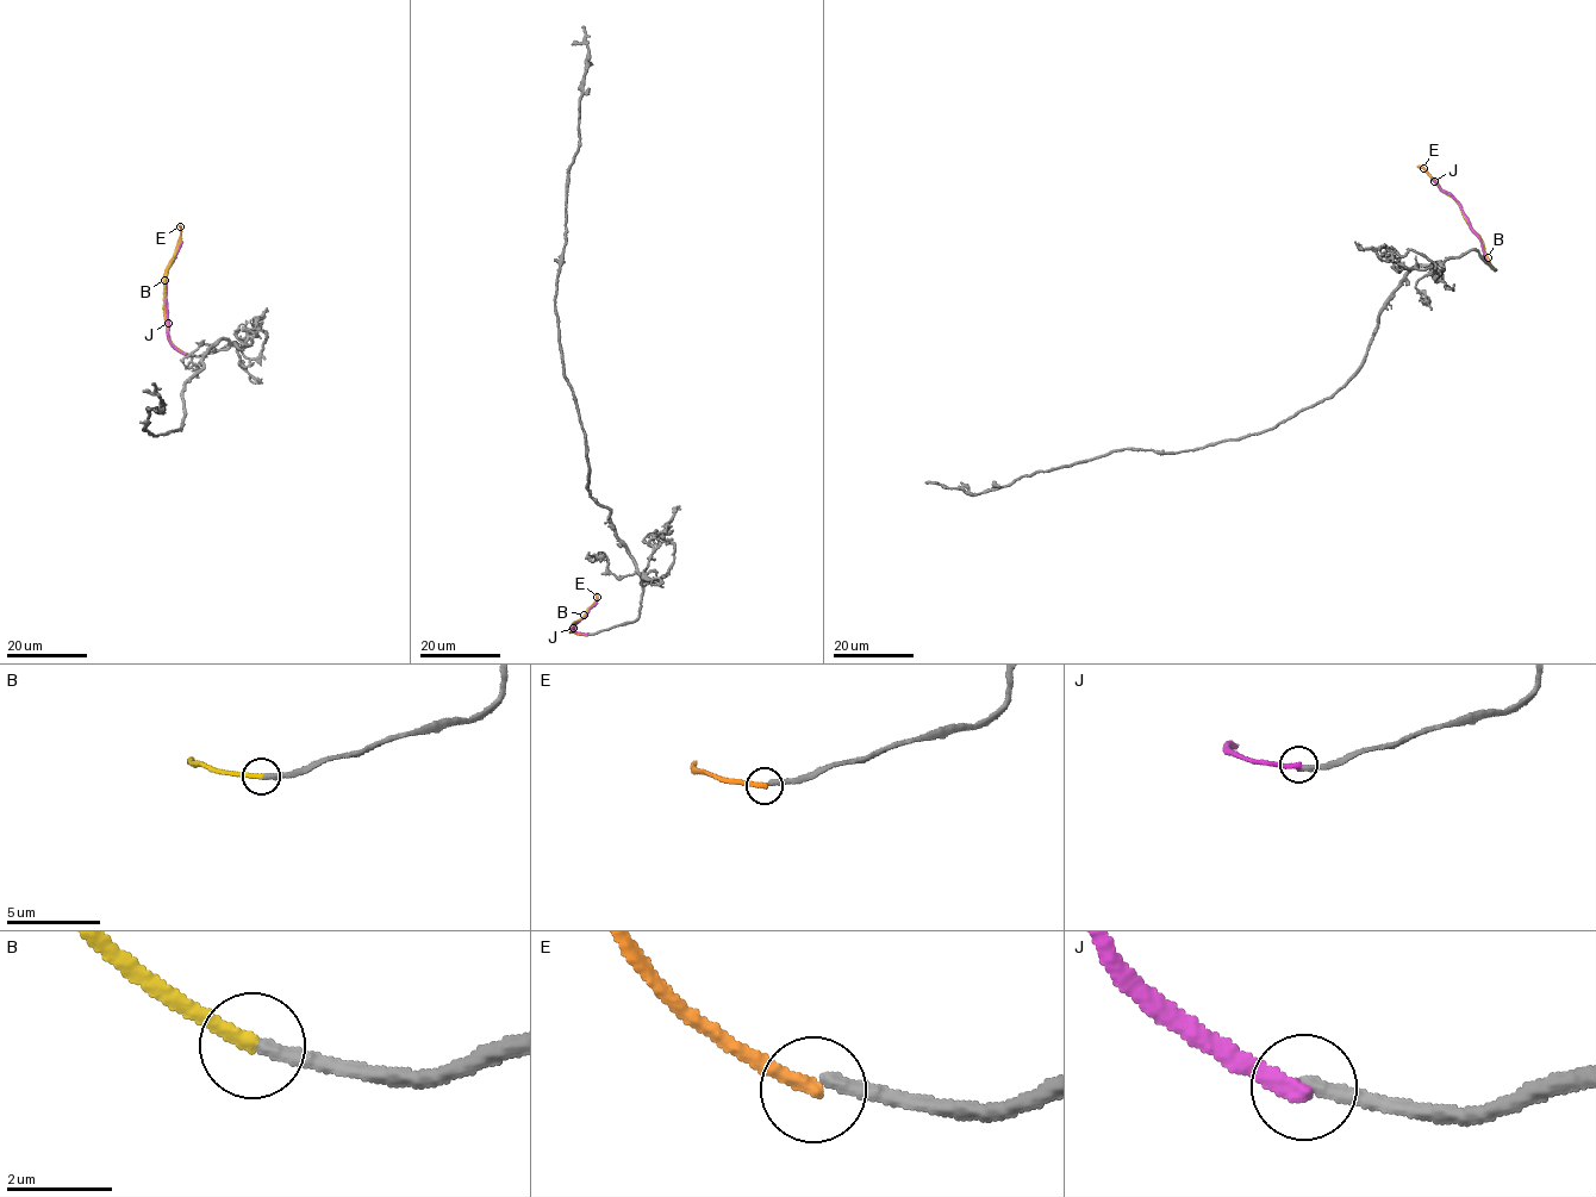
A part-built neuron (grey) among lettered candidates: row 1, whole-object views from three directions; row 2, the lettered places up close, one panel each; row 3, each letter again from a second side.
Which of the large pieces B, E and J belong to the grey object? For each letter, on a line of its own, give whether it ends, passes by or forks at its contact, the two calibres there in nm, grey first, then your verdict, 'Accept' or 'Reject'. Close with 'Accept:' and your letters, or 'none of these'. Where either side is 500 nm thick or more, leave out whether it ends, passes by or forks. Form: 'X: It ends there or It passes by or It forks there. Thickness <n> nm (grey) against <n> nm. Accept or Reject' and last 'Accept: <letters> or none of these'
B: It ends there. Thickness 280 nm (grey) against 280 nm. Reject
E: It ends there. Thickness 280 nm (grey) against 280 nm. Reject
J: It ends there. Thickness 280 nm (grey) against 320 nm. Reject
Accept: none of these

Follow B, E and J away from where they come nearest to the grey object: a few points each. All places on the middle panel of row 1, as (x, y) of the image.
B: (587, 634), (572, 631), (572, 625), (596, 602)
E: (586, 635), (571, 631), (572, 625), (594, 603), (596, 593)
J: (587, 634), (572, 630), (597, 603)

